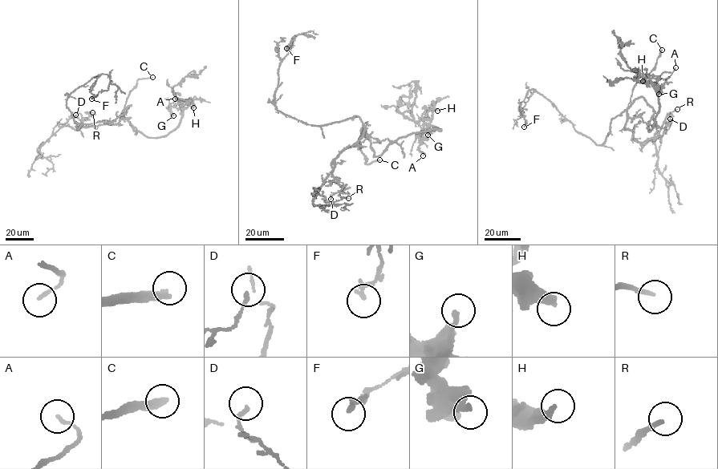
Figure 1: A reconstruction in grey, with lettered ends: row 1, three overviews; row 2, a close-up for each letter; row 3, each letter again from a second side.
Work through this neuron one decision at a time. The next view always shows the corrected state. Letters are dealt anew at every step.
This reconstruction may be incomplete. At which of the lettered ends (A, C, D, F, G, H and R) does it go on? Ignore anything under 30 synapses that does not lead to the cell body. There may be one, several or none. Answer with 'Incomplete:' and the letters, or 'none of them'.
Incomplete: C

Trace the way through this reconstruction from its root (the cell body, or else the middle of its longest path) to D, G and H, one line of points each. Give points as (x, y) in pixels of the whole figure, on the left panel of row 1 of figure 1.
D: (123, 114), (122, 111), (120, 120), (115, 125), (76, 128), (77, 126), (82, 127), (83, 124), (75, 115)
G: (123, 114), (134, 131), (156, 138), (178, 125), (181, 110), (170, 107), (173, 115)
H: (123, 114), (134, 131), (156, 138), (178, 125), (182, 102), (180, 106), (193, 107)

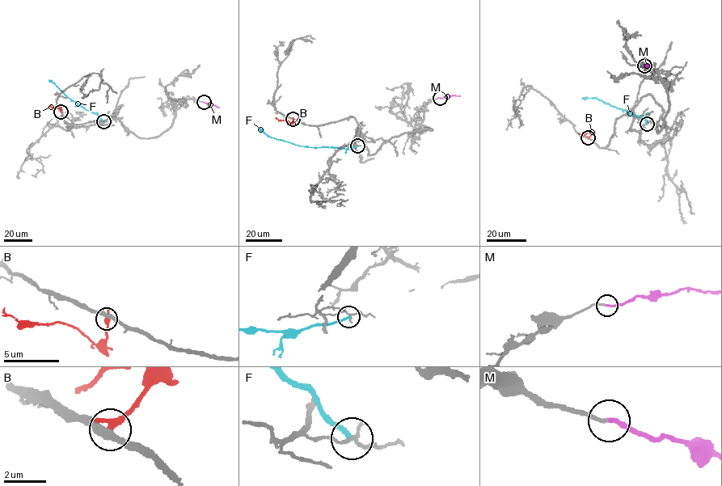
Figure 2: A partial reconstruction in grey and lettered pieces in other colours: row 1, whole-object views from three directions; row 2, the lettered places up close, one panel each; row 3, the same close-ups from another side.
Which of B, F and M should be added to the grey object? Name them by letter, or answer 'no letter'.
M

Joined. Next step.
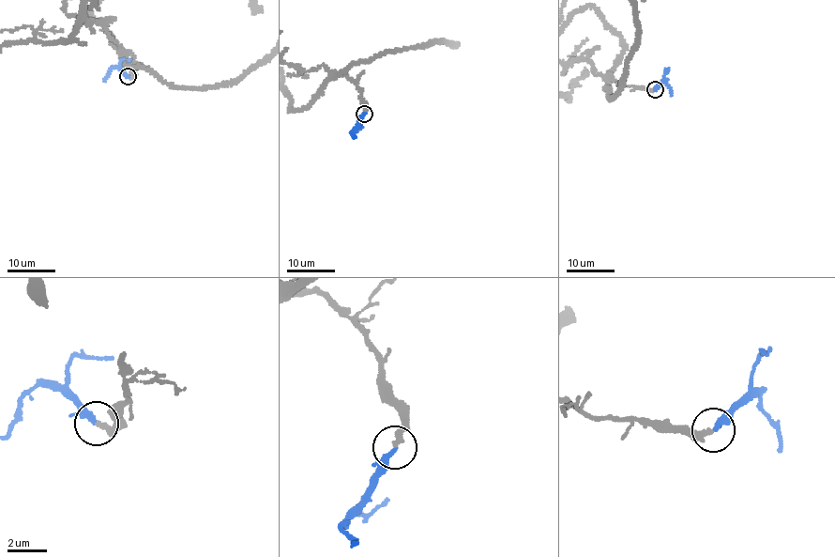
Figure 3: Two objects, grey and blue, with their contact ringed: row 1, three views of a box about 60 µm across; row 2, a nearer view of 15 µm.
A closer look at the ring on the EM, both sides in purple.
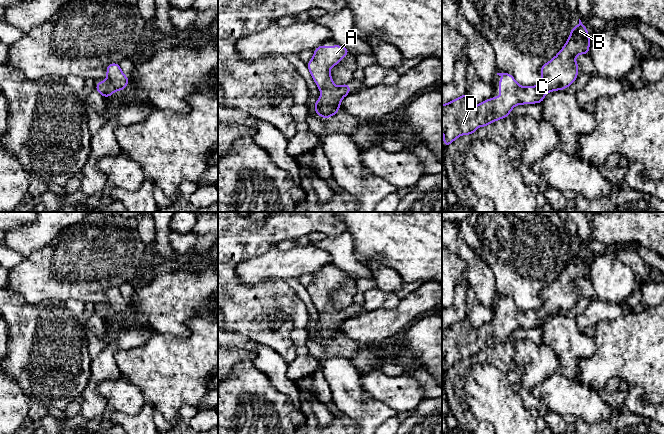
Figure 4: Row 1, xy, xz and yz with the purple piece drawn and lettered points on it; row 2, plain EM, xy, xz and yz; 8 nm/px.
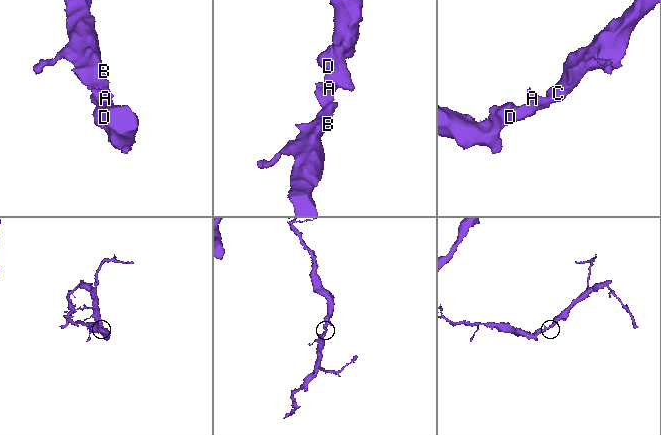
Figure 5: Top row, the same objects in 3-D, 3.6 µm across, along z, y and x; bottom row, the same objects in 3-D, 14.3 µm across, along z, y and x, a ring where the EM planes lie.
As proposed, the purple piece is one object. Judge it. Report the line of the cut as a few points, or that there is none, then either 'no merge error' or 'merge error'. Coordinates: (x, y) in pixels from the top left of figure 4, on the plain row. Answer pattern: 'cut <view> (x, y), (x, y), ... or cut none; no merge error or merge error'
cut none; no merge error

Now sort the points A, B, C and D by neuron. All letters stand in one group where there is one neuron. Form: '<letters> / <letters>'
A B C D

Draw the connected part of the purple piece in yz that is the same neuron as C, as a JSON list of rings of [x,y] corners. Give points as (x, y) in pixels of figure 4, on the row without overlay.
[[[579,243],[579,248],[572,251],[567,267],[560,276],[541,291],[540,309],[522,311],[510,297],[497,297],[504,302],[497,305],[500,309],[499,322],[492,321],[475,329],[469,318],[465,317],[442,329],[444,372],[460,359],[474,359],[477,349],[486,351],[509,340],[515,329],[542,327],[548,315],[566,314],[578,299],[579,290],[574,281],[577,278],[589,278],[590,260],[587,255]]]

